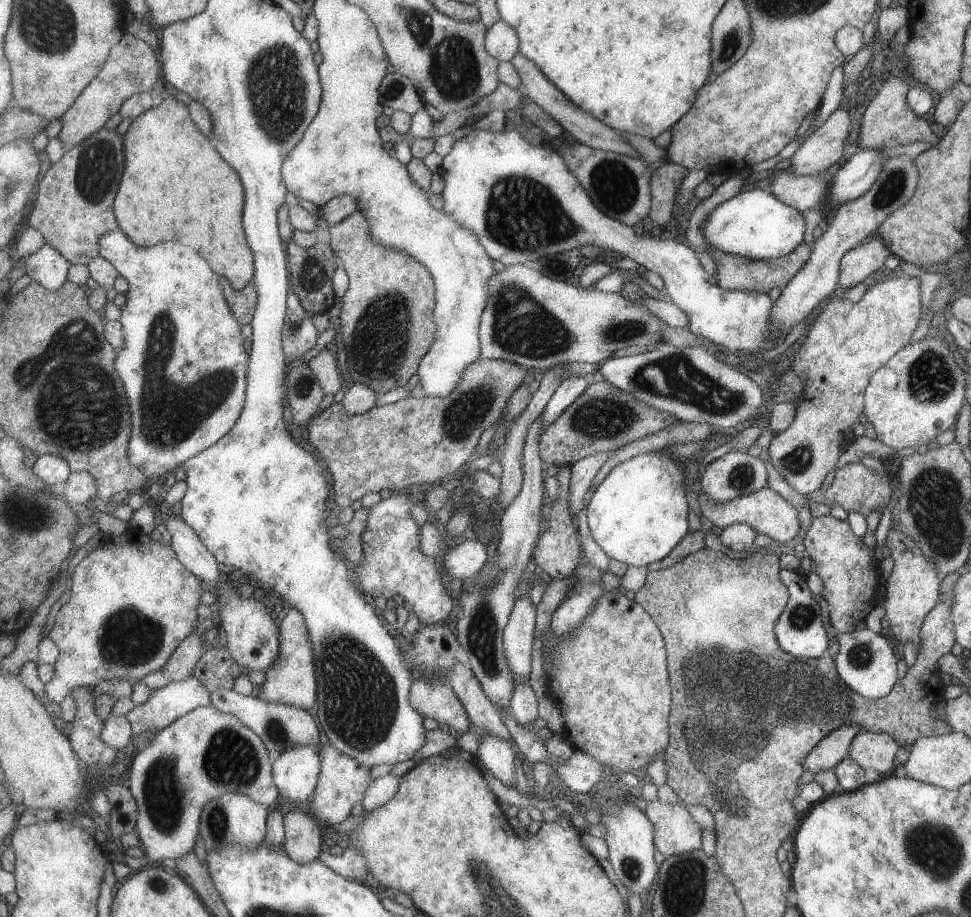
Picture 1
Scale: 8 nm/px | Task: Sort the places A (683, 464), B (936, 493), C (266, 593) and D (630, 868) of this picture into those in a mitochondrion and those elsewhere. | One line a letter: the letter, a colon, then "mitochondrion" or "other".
A: other
B: mitochondrion
C: other
D: mitochondrion

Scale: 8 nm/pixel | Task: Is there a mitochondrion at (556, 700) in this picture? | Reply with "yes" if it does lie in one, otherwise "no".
no

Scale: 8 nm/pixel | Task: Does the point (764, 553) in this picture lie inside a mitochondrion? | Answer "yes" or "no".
no

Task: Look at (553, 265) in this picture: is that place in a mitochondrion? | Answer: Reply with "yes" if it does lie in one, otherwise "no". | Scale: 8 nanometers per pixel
yes

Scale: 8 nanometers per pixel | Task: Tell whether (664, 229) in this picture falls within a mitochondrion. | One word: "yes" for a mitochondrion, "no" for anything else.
no

